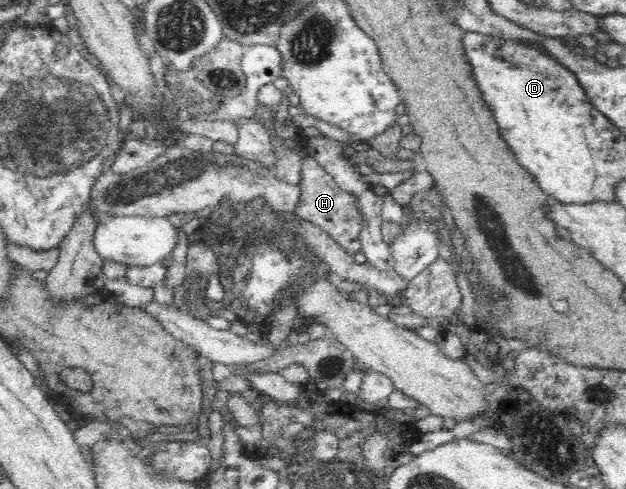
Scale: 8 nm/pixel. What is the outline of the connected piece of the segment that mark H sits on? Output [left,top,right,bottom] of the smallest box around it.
[293,157,361,256]

